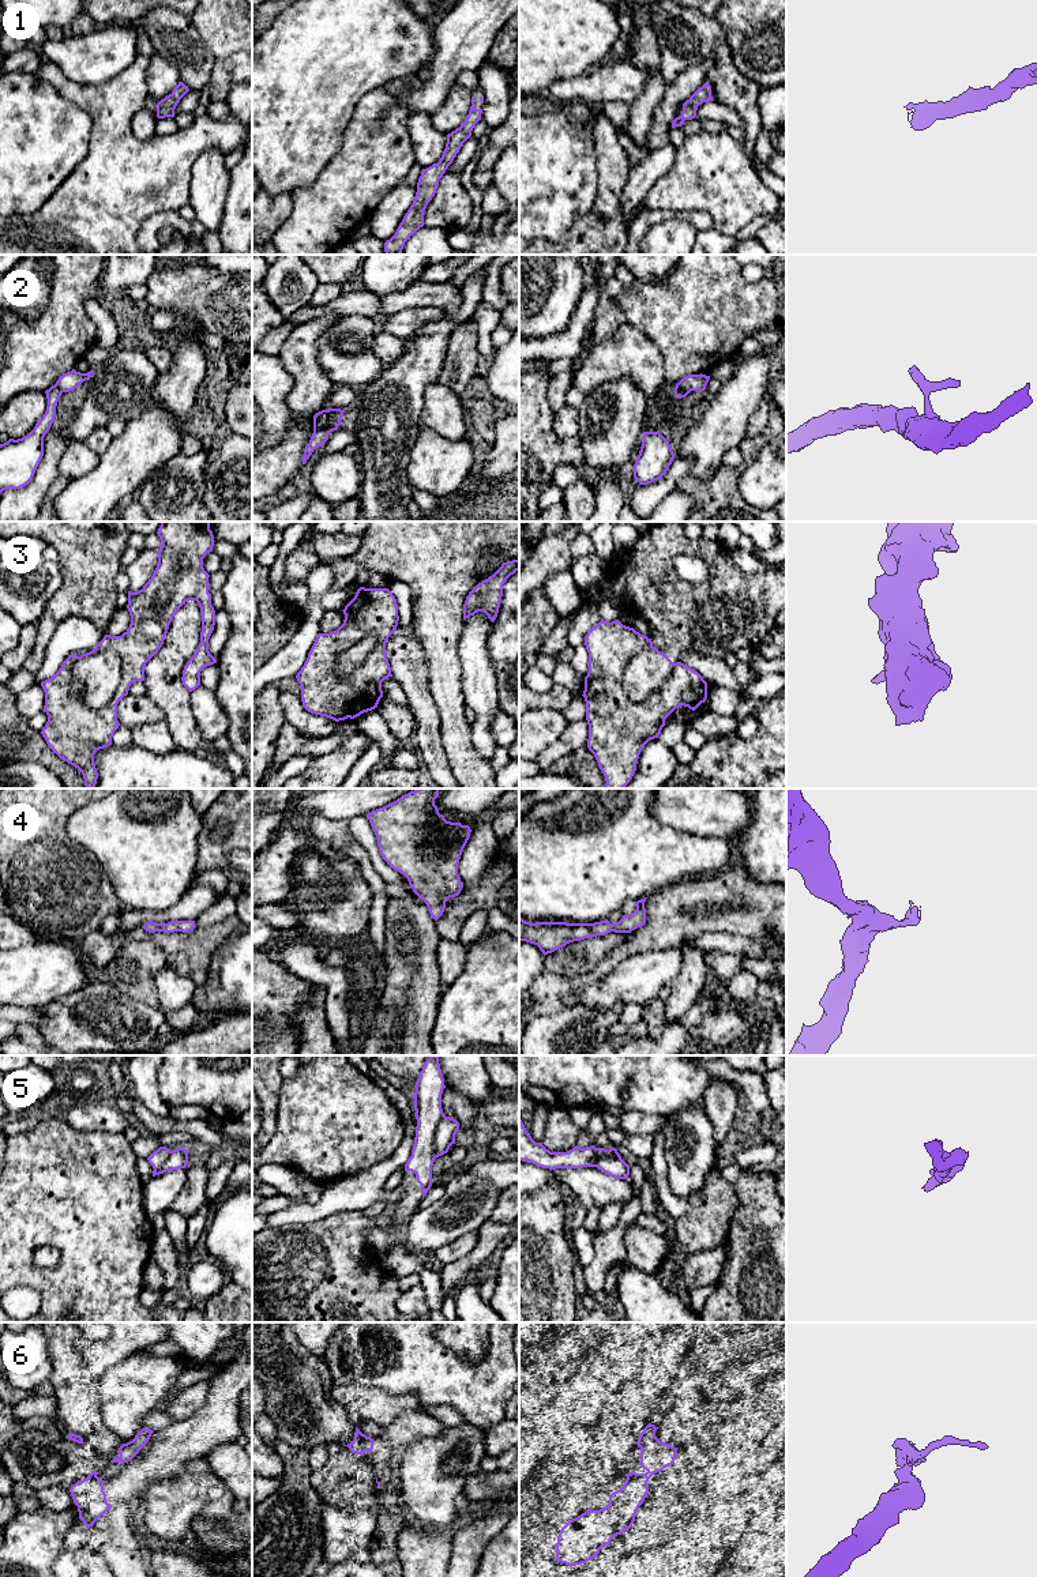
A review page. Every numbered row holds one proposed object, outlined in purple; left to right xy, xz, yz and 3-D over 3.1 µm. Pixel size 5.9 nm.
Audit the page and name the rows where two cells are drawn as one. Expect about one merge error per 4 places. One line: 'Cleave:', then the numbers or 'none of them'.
Cleave: 2, 5, 6

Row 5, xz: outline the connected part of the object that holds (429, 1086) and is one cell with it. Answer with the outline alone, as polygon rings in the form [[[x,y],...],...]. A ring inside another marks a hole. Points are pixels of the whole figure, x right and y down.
[[[431,1055],[425,1061],[414,1088],[413,1099],[417,1126],[412,1156],[405,1164],[405,1171],[416,1174],[424,1197],[432,1186],[435,1132],[439,1121],[444,1117],[442,1094],[446,1085],[437,1055]]]

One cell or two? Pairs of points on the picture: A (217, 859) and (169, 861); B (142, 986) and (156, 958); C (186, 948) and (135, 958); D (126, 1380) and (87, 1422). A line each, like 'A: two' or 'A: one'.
A: two
B: one
C: two
D: two

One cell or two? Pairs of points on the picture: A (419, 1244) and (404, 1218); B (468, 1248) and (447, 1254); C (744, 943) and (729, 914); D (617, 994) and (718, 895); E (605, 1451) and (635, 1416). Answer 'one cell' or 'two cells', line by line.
A: two cells
B: one cell
C: two cells
D: two cells
E: one cell

